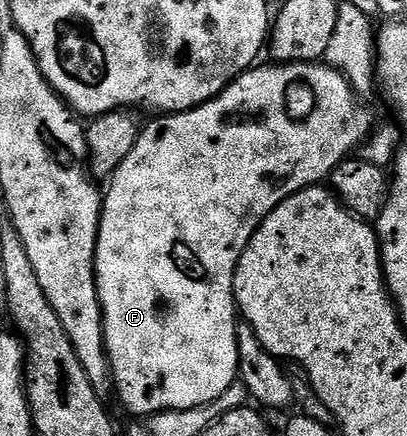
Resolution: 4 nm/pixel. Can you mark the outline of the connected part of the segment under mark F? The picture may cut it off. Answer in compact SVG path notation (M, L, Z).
M293 61L291 63L257 64L242 76L231 81L213 101L187 109L185 113L169 113L153 116L149 125L141 128L134 143L134 151L122 159L122 163L107 182L108 193L103 194L100 210L100 230L96 244L96 286L100 306L104 308L104 328L108 342L108 363L112 367L112 381L120 401L136 416L136 419L151 418L154 413L163 413L165 409L193 409L206 403L214 403L238 380L238 310L234 291L234 275L242 251L250 243L254 231L290 195L311 185L319 185L331 178L333 171L349 156L348 153L364 144L374 129L372 117L356 105L358 97L346 78L338 70L325 63L314 61Z

